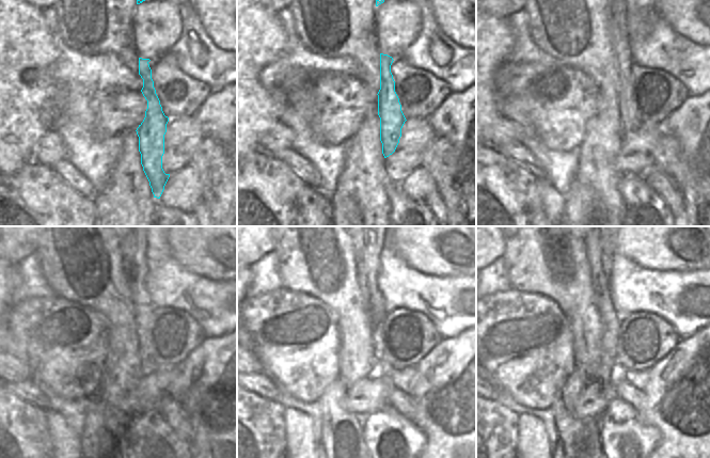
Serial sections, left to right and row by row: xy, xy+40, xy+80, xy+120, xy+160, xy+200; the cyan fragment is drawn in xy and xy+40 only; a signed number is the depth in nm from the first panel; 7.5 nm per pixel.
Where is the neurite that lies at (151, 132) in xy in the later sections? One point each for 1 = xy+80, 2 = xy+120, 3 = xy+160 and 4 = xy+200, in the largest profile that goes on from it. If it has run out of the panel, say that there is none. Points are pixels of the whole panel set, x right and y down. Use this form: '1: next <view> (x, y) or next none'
1: next xy+80 (628, 117)
2: next xy+120 (133, 248)
3: next xy+160 (373, 248)
4: next xy+200 (609, 253)

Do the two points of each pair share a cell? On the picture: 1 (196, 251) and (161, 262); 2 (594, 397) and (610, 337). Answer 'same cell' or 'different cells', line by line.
1: different cells
2: different cells

